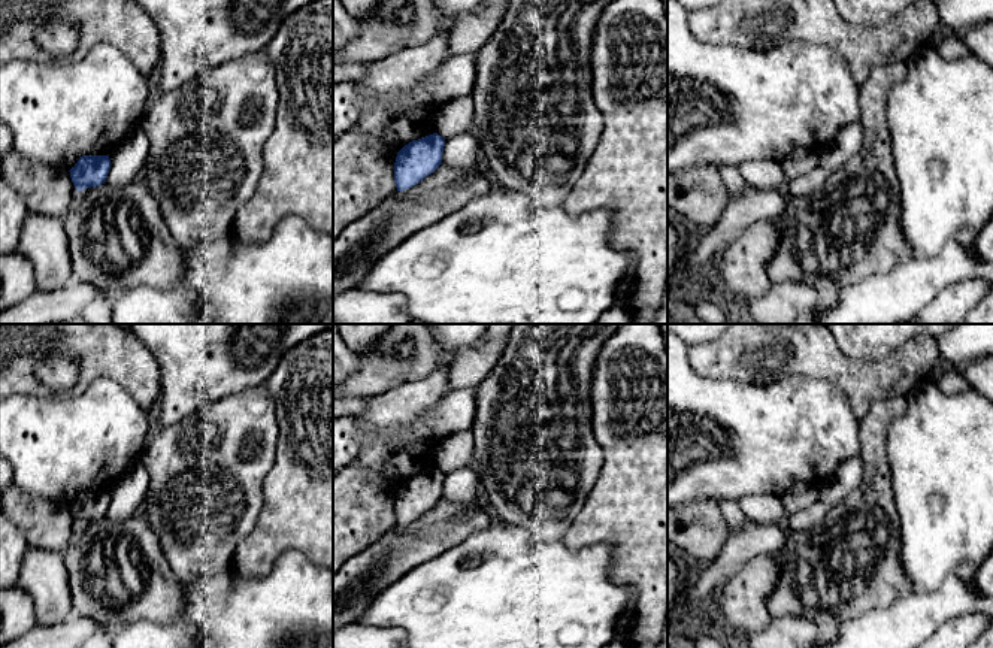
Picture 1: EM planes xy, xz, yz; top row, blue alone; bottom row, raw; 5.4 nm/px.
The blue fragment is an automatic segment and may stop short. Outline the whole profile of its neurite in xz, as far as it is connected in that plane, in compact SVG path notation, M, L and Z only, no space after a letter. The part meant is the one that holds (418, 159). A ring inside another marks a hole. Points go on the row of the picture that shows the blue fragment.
M438 133L412 140L396 157L394 181L397 191L409 190L442 164L445 139Z

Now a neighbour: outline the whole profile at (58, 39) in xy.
M51 19L36 33L34 39L51 61L61 61L70 58L75 52L79 30L64 19Z

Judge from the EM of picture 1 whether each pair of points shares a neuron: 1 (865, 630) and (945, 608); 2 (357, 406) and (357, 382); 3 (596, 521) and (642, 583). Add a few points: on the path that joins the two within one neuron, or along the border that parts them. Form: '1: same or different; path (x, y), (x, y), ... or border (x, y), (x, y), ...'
1: same; path (884, 630), (898, 630), (926, 611)
2: different; border (348, 396), (363, 396), (366, 399)
3: same; path (611, 535), (642, 568)

